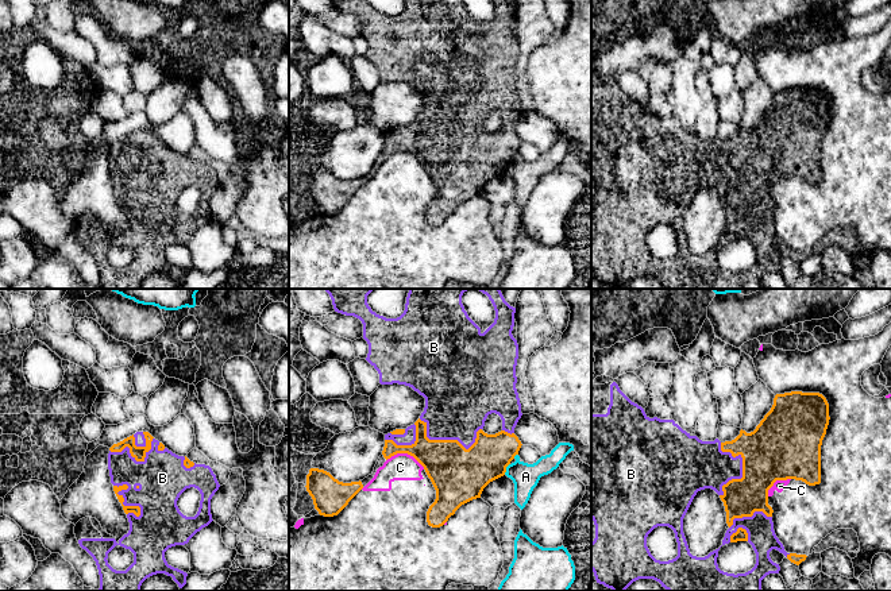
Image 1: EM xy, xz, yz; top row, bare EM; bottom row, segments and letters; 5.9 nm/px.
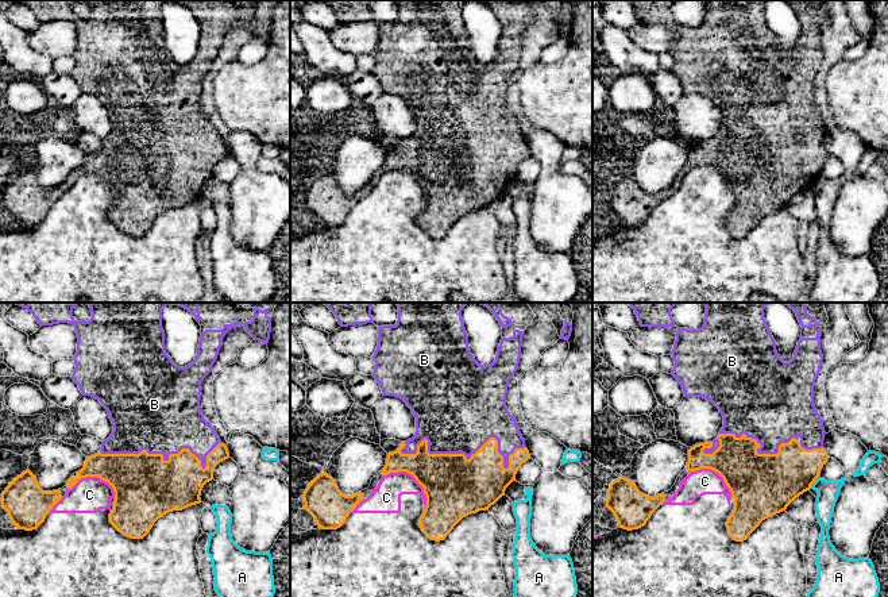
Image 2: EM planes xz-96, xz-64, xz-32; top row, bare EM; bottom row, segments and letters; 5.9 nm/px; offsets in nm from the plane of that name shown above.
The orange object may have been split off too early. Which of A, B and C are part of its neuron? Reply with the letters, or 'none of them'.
B

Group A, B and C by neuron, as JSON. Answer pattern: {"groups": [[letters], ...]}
{"groups": [["A"], ["B"], ["C"]]}

